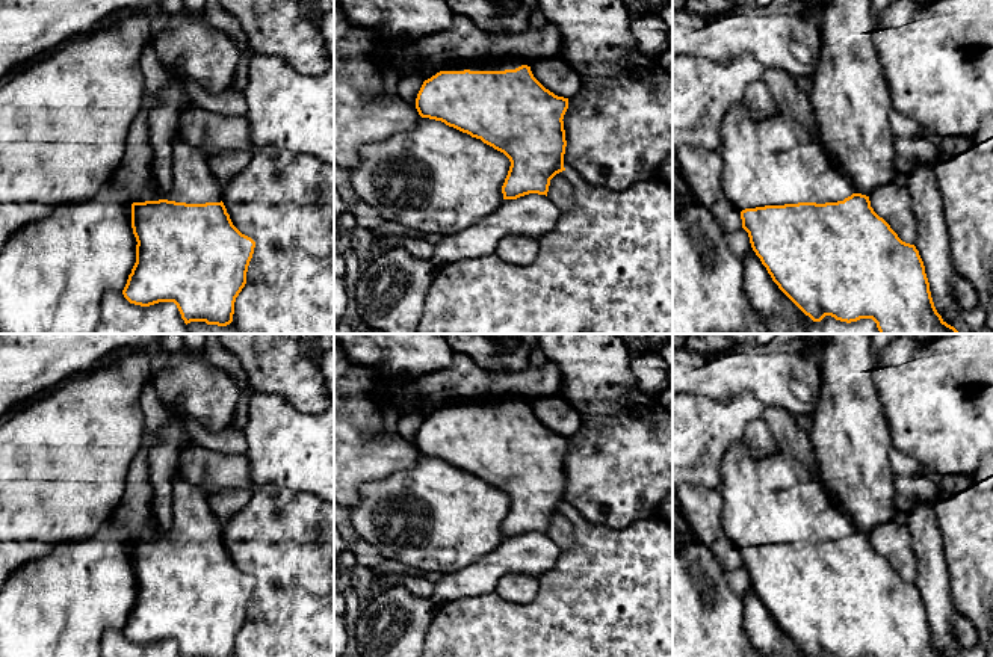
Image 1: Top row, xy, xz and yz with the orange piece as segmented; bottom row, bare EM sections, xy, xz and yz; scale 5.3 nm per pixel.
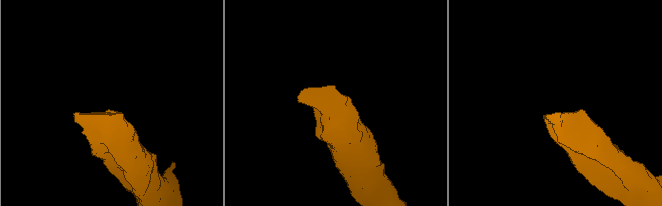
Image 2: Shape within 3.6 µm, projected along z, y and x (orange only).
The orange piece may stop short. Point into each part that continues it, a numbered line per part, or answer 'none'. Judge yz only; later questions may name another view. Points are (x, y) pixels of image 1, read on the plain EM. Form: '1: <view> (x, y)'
1: yz (774, 500)

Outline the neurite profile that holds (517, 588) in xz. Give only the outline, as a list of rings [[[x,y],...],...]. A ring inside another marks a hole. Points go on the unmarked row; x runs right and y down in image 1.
[[[526,574],[503,575],[496,588],[496,592],[511,603],[531,603],[540,591],[540,578]]]

